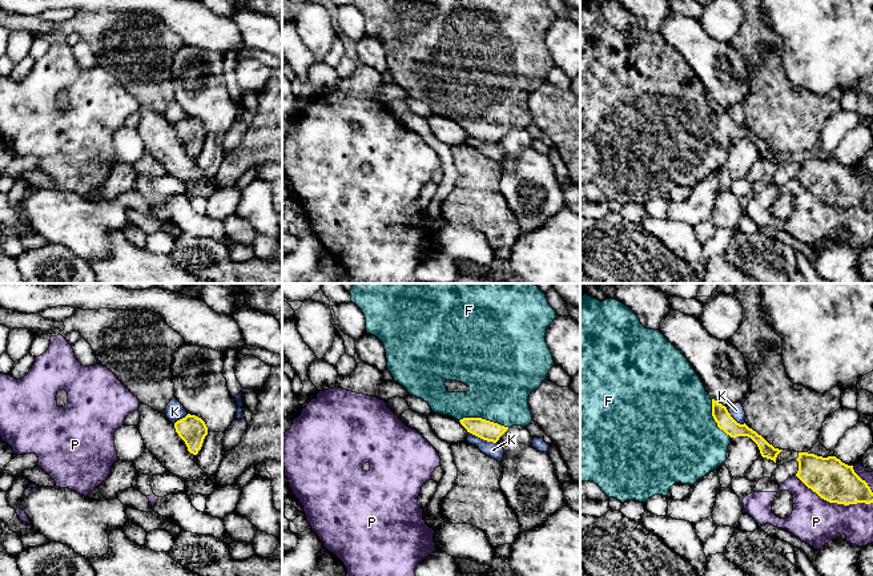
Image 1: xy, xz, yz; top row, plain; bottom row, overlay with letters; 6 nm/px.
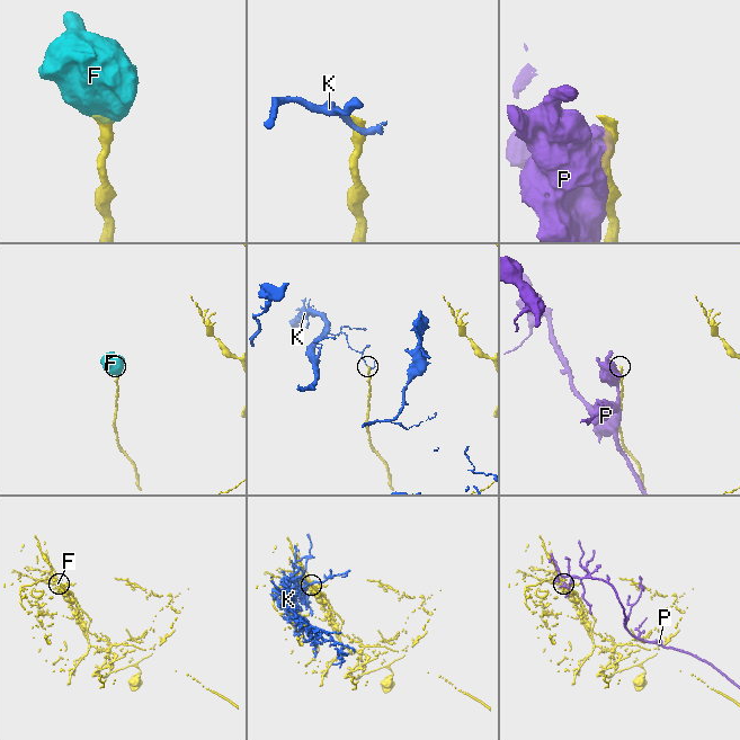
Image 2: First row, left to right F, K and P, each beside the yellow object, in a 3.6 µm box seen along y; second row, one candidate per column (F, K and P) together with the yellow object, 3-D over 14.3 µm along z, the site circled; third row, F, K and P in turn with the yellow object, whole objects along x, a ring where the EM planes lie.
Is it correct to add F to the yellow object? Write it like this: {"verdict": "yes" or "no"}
{"verdict": "yes"}

